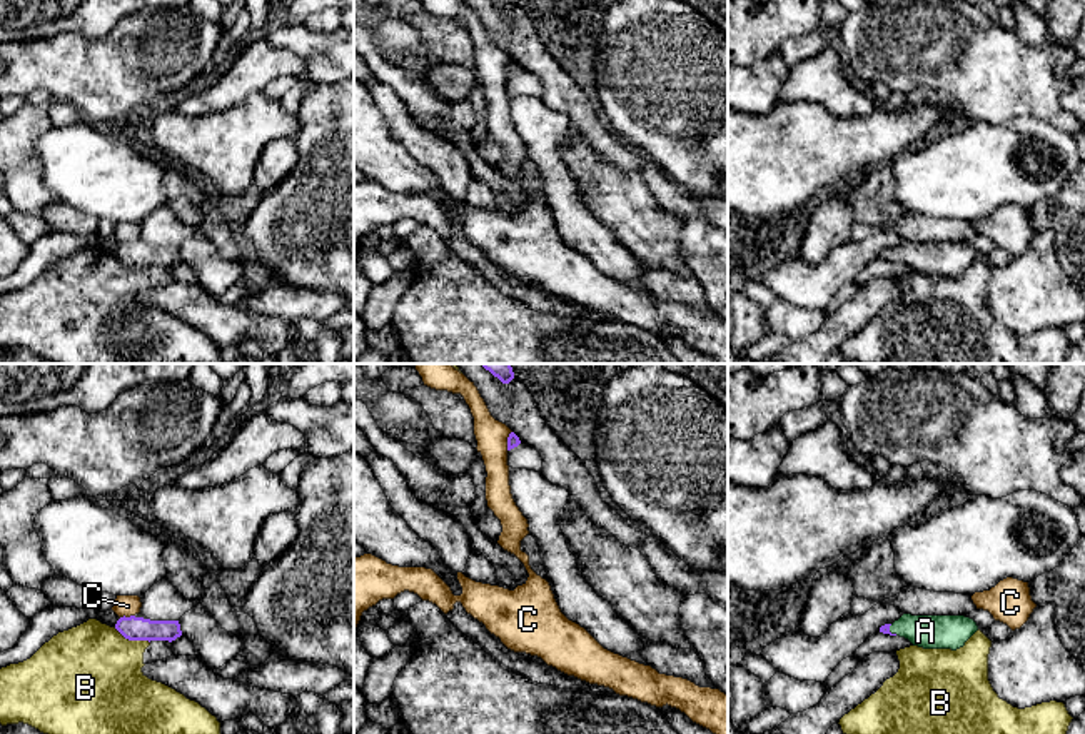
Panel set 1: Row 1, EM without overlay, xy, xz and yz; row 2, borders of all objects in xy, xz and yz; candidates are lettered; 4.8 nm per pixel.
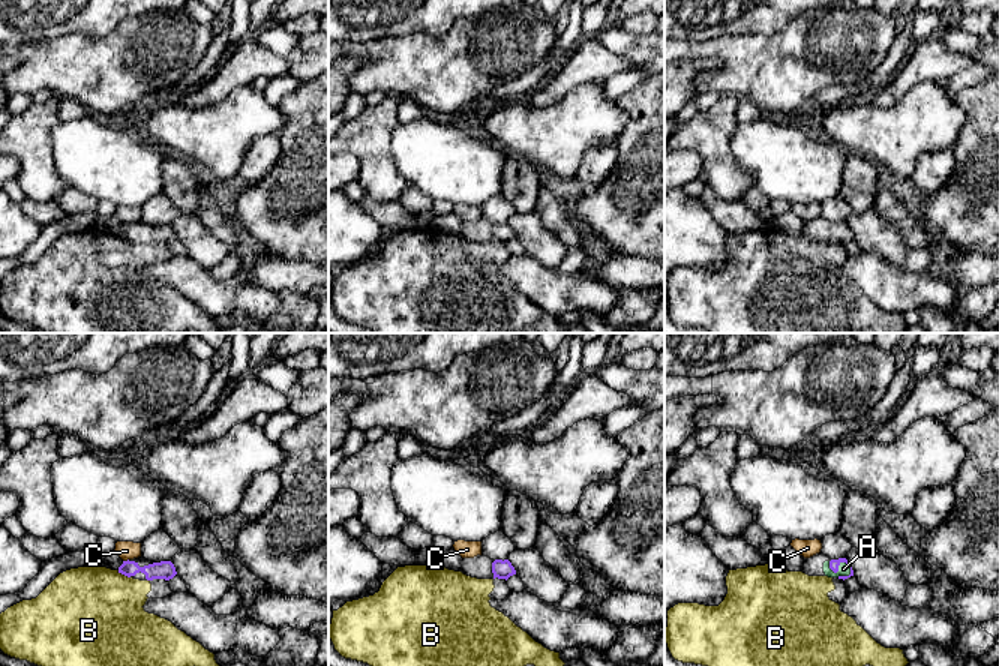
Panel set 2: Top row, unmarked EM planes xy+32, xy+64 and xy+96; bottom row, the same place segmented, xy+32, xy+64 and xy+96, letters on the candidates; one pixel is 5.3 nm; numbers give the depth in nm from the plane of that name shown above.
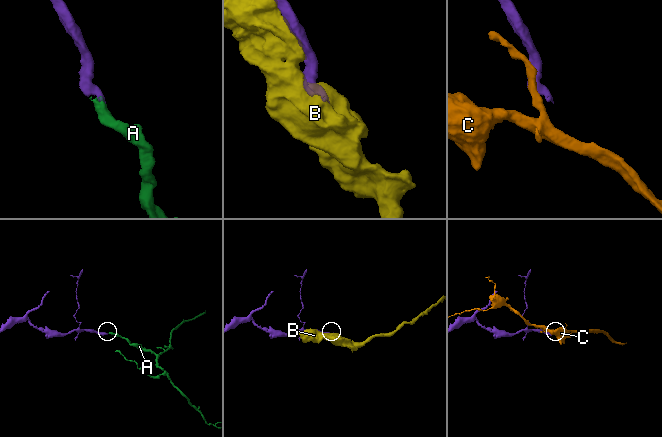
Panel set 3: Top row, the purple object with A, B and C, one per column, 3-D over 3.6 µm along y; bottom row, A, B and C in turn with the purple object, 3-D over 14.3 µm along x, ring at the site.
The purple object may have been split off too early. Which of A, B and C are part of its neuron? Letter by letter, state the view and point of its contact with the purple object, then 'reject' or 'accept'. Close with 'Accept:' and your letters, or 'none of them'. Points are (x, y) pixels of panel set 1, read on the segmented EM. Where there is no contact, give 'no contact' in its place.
A: yz (888, 631) | accept
B: xy (132, 639) | reject
C: xz (508, 441) | reject
Accept: A

